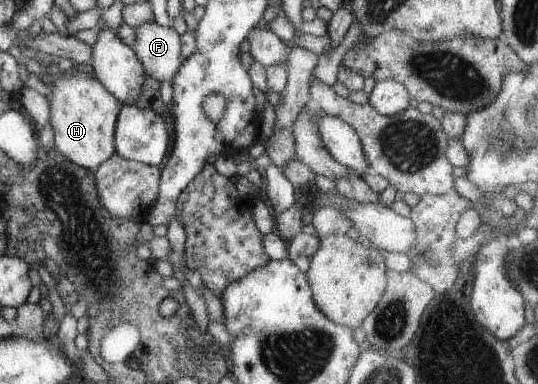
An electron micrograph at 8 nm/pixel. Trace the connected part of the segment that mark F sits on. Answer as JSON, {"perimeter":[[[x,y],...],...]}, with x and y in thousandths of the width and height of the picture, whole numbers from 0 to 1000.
{"perimeter":[[[273,57],[251,73],[251,107],[242,117],[277,201],[318,211],[344,159],[336,154],[333,89],[316,68]]]}

